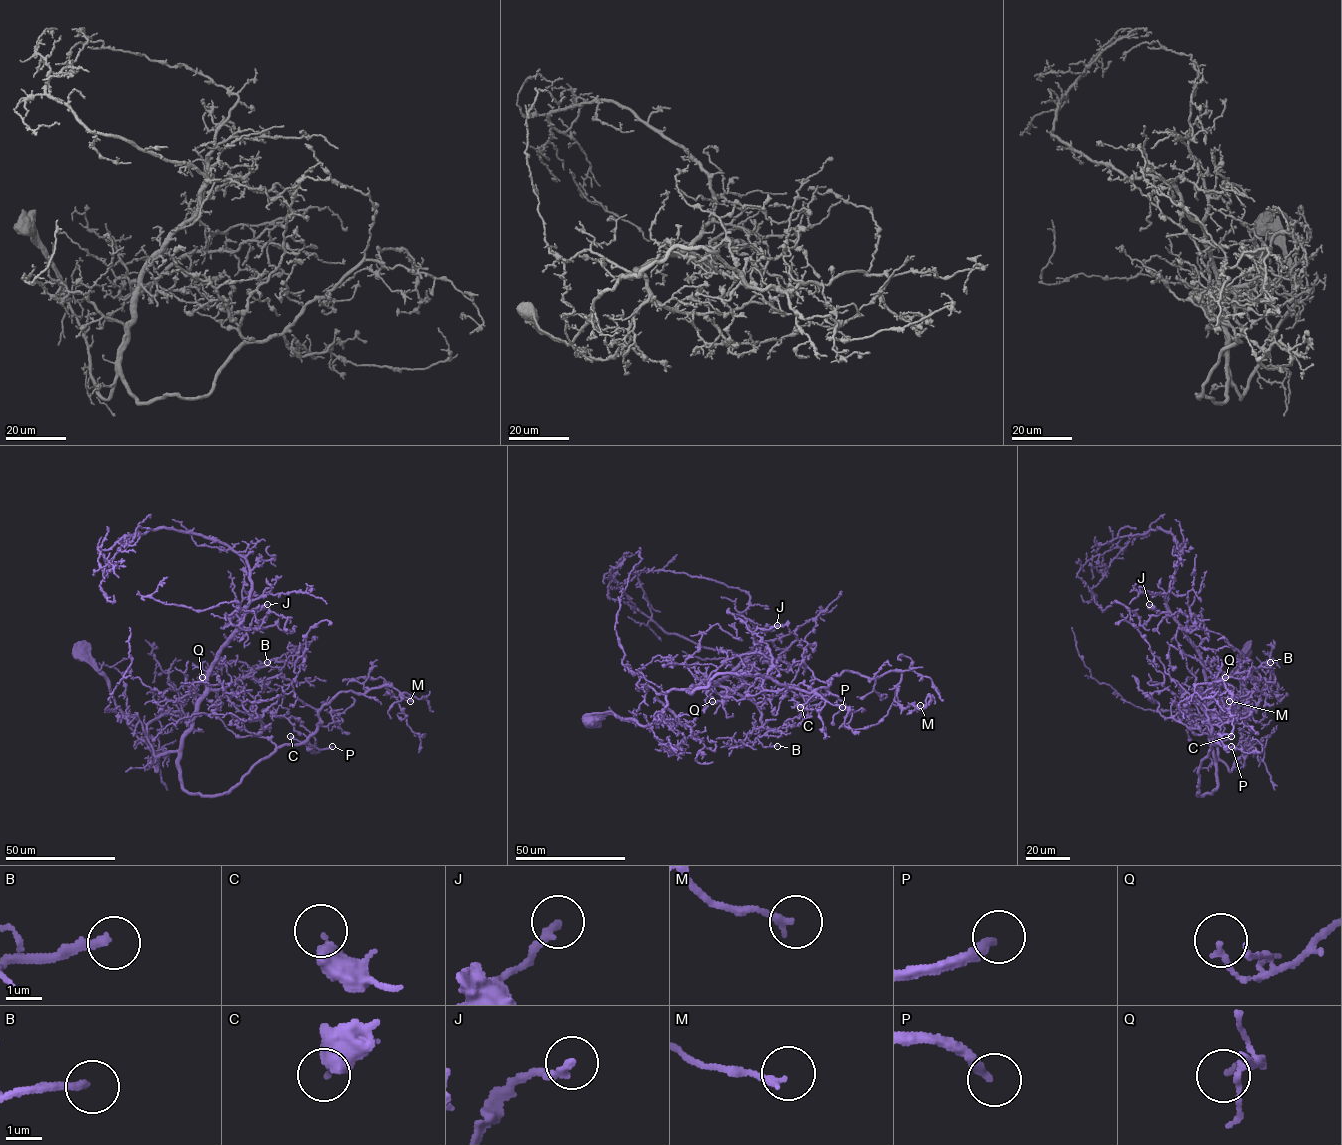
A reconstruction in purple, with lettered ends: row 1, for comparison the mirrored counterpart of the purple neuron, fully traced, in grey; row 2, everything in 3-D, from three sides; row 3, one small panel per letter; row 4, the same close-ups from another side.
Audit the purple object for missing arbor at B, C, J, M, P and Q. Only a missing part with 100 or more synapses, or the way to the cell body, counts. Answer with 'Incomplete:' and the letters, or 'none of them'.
Incomplete: P

